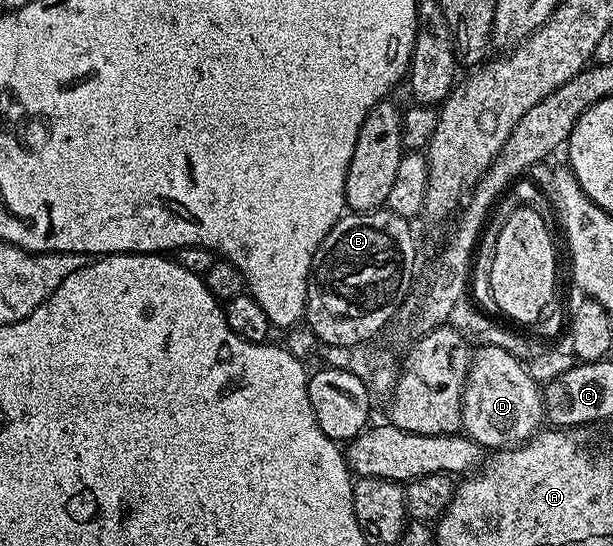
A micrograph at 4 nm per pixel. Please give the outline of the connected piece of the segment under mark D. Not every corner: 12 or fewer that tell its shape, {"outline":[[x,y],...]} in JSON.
{"outline":[[497,346],[472,352],[462,432],[487,451],[545,425],[543,390]]}

